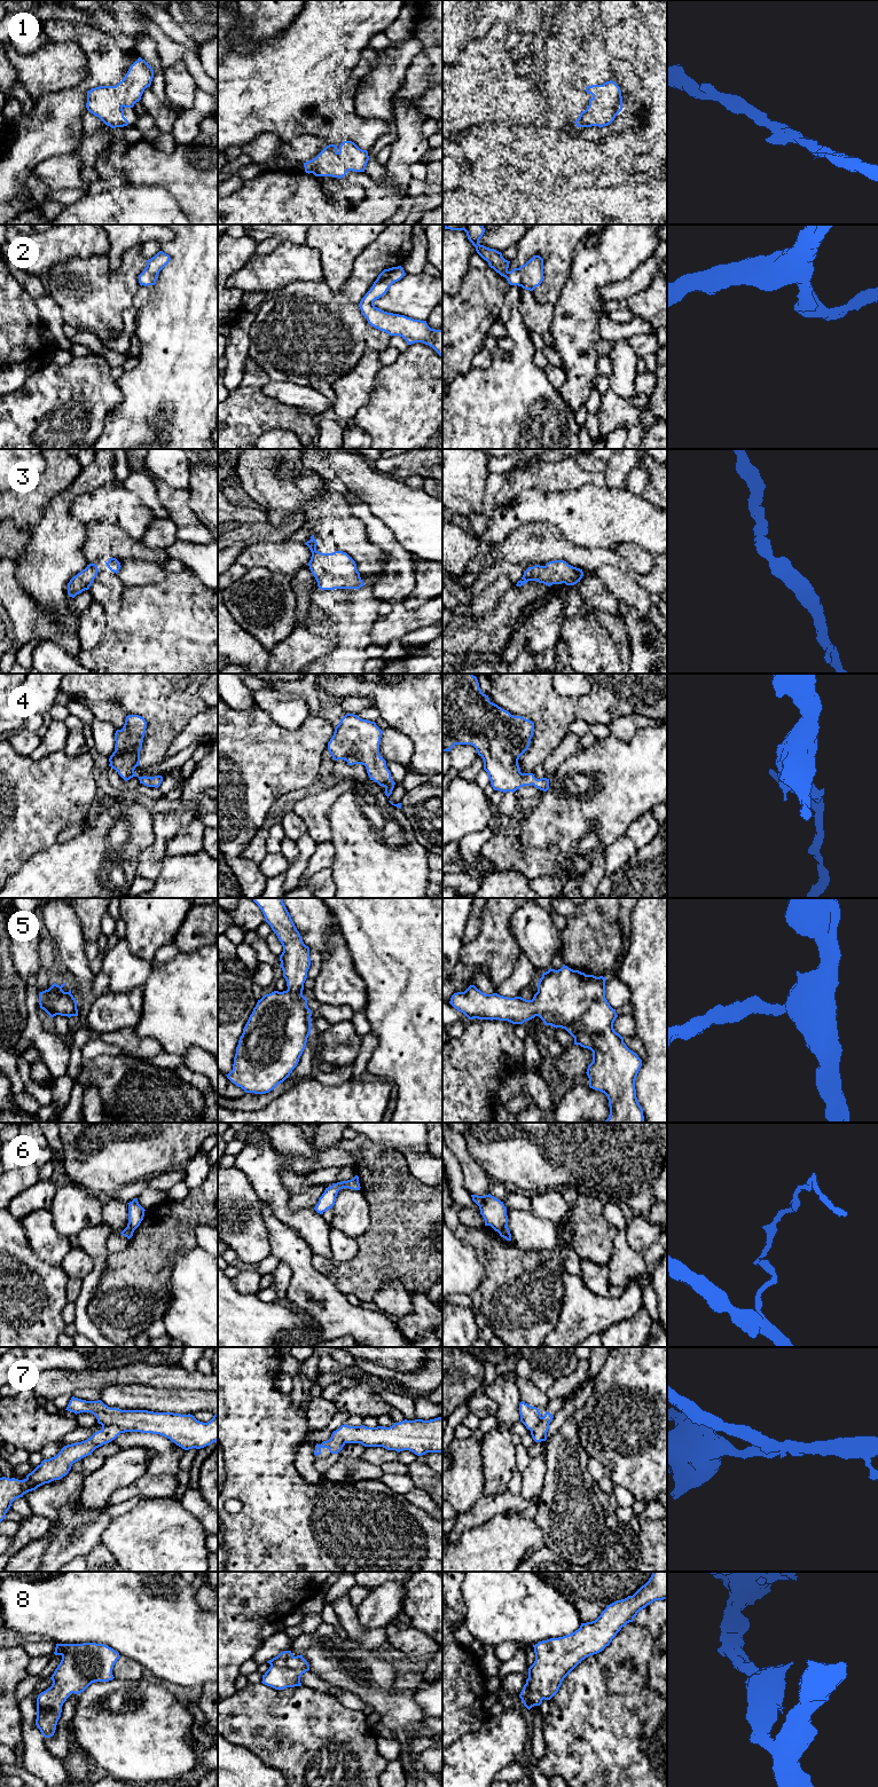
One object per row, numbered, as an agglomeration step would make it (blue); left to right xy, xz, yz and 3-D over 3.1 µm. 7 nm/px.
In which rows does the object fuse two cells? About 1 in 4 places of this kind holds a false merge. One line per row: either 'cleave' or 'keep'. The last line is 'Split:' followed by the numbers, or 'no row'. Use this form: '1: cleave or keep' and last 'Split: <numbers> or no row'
1: keep
2: keep
3: keep
4: keep
5: keep
6: cleave
7: keep
8: keep
Split: 6

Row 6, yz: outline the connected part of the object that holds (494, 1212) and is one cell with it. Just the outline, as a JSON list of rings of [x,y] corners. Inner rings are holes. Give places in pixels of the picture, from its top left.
[[[491,1194],[485,1196],[471,1195],[471,1197],[479,1206],[485,1226],[491,1226],[497,1233],[508,1226],[507,1207],[503,1202]]]

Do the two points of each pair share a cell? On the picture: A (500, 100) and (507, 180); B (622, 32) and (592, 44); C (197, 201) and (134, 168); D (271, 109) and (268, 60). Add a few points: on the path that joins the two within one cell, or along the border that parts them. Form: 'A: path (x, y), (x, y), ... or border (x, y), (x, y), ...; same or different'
A: border (518, 120), (507, 120), (490, 126); different
B: border (596, 34), (603, 49), (613, 58); different
C: path (181, 185), (166, 170), (150, 168); same
D: path (271, 96), (271, 72); same

